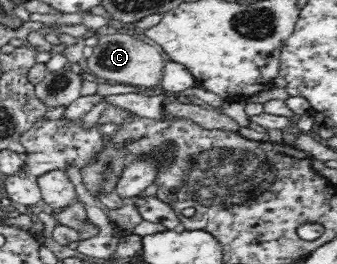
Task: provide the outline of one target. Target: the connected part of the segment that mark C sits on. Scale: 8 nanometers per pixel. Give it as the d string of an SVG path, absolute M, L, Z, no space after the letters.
M114 30L96 34L97 44L92 47L92 55L86 58L88 72L97 78L107 79L109 83L139 86L146 91L161 83L166 62L157 45Z

